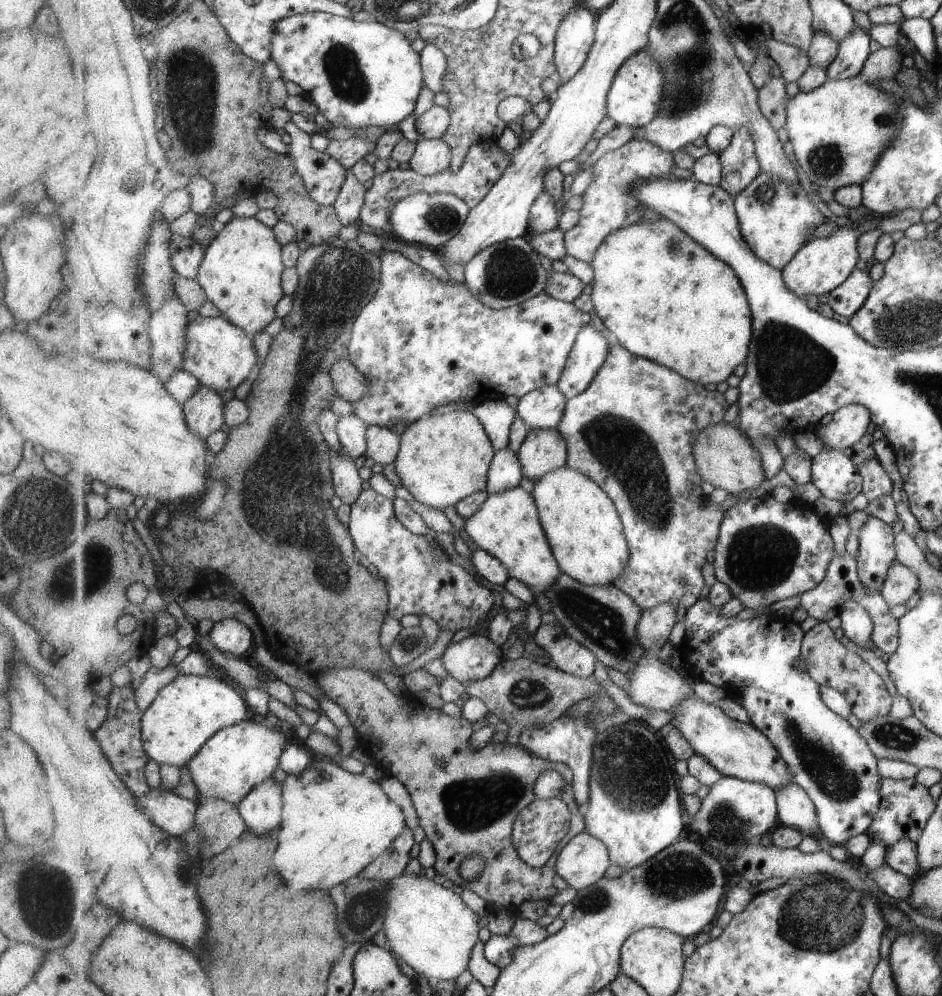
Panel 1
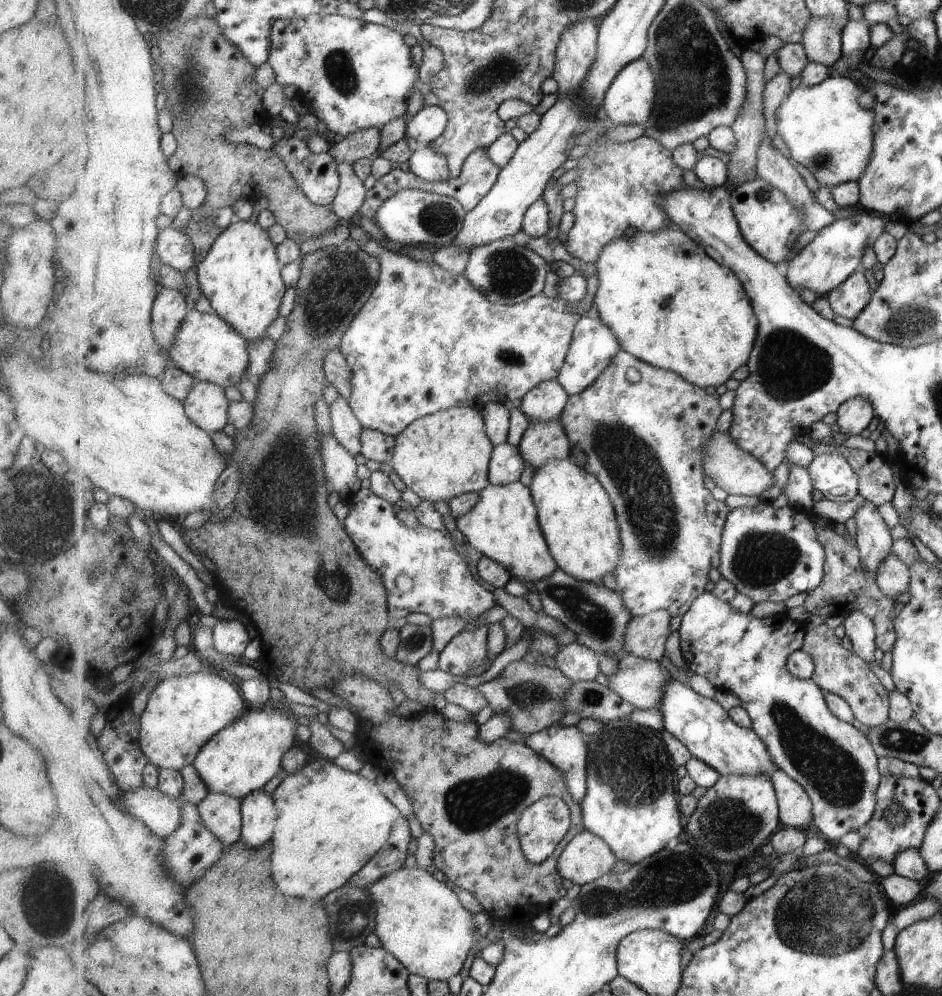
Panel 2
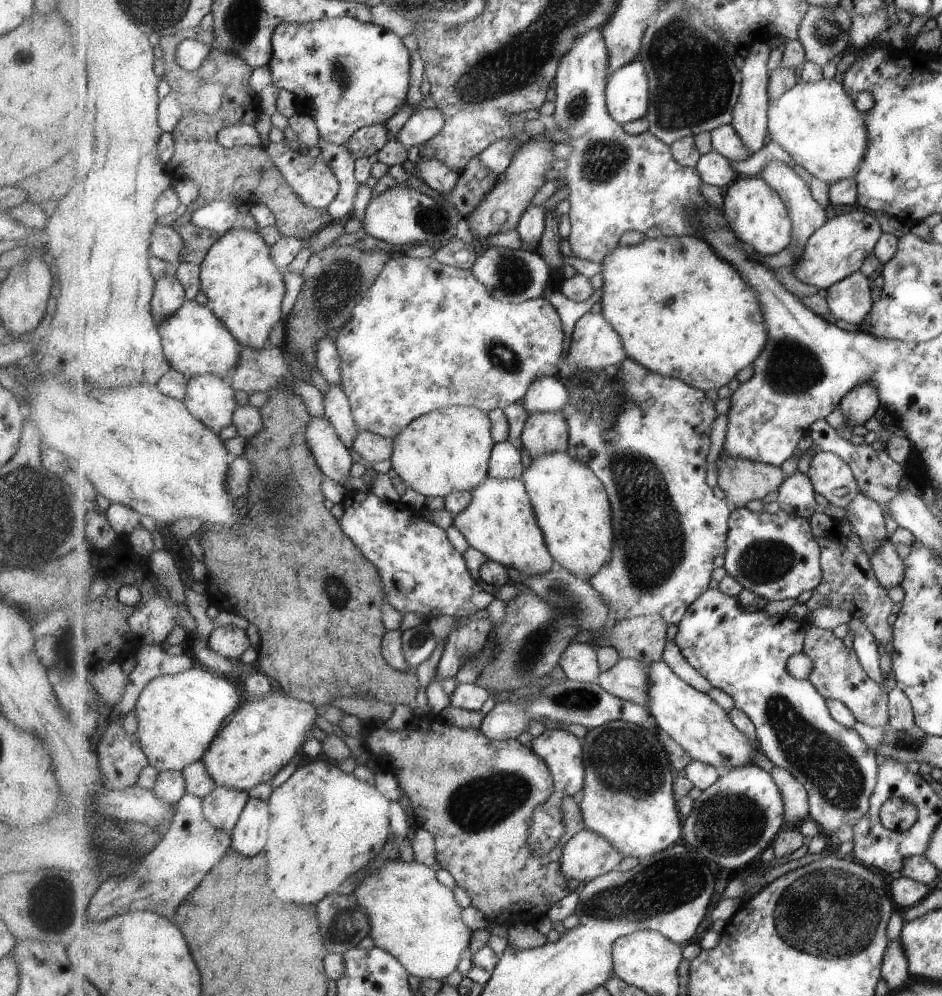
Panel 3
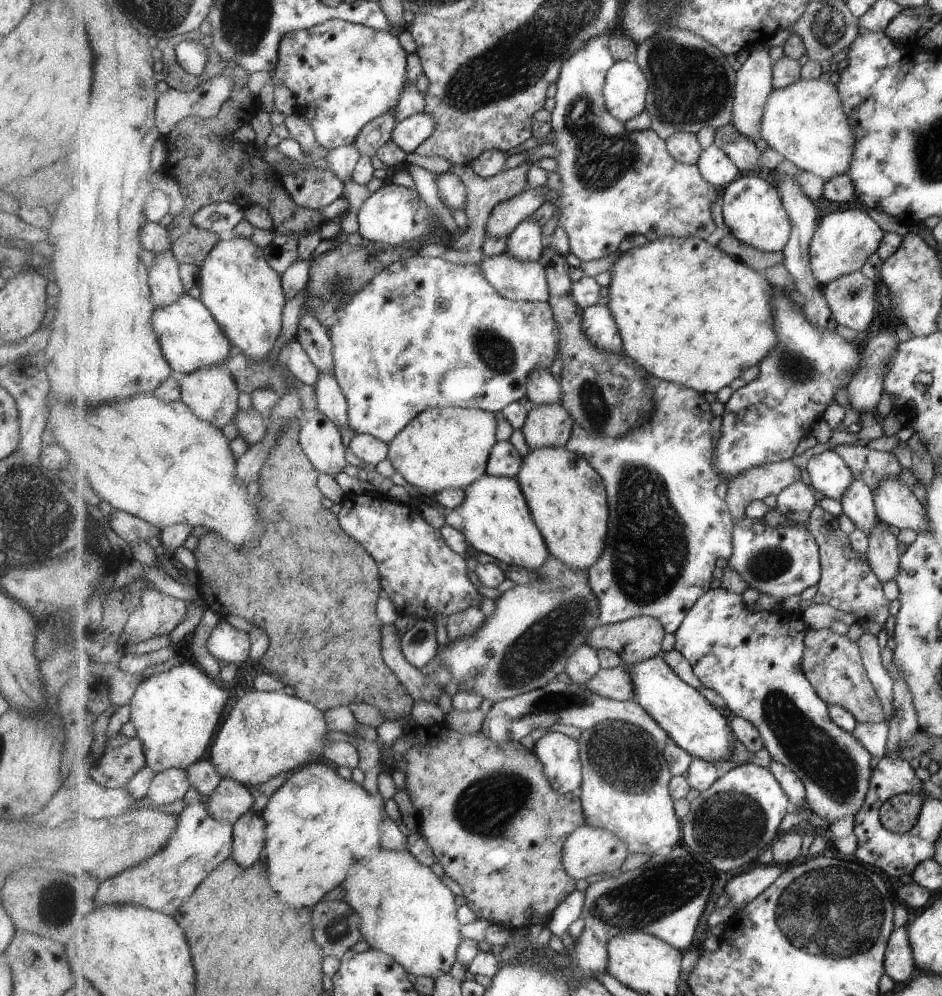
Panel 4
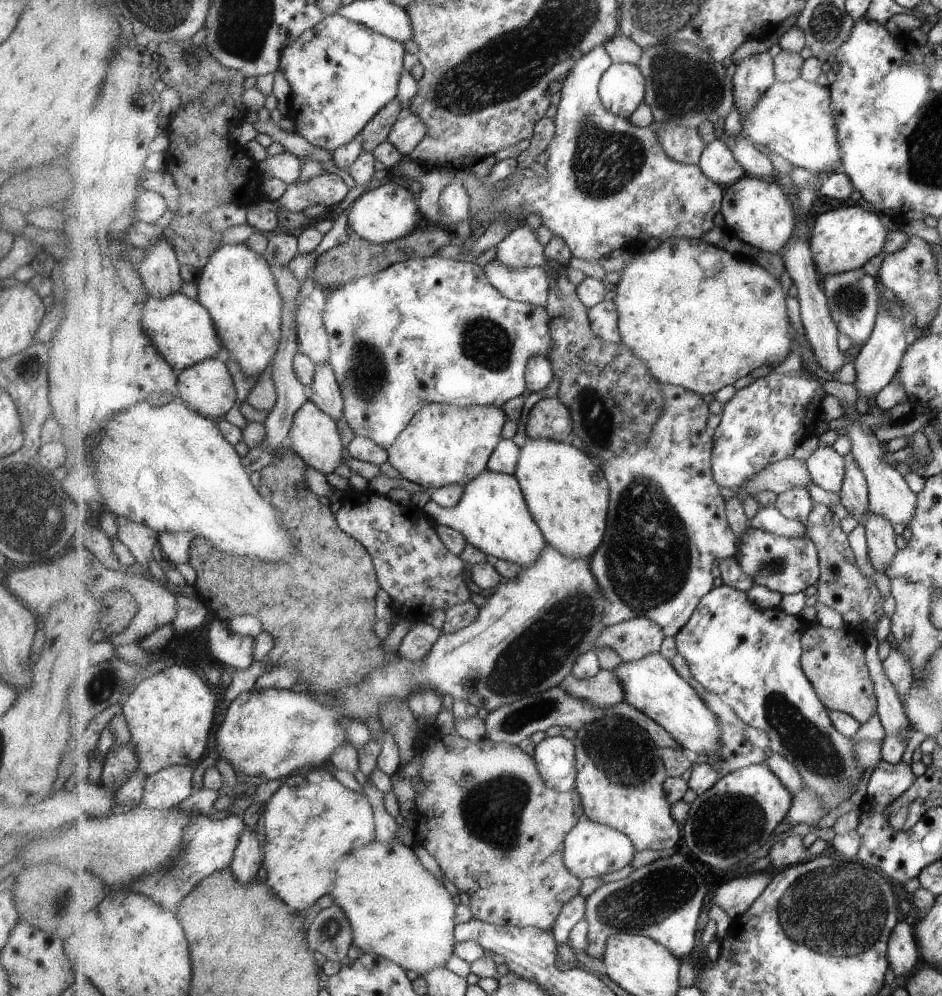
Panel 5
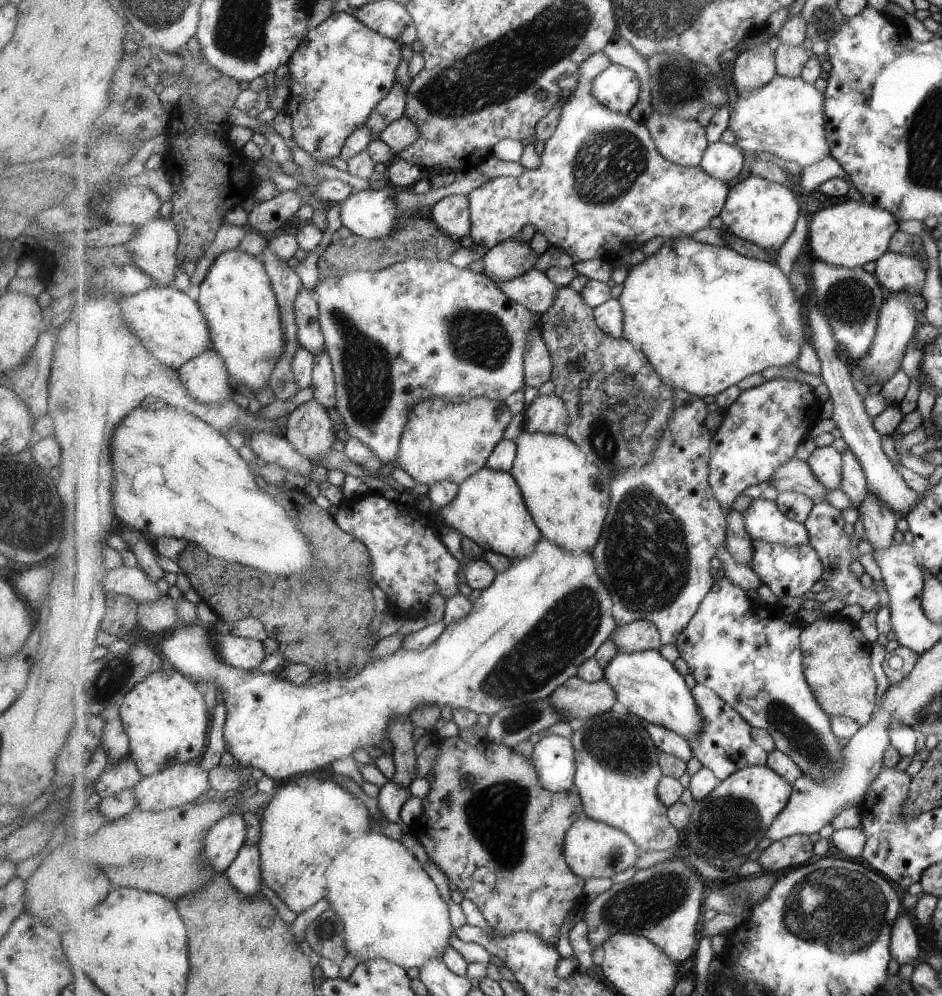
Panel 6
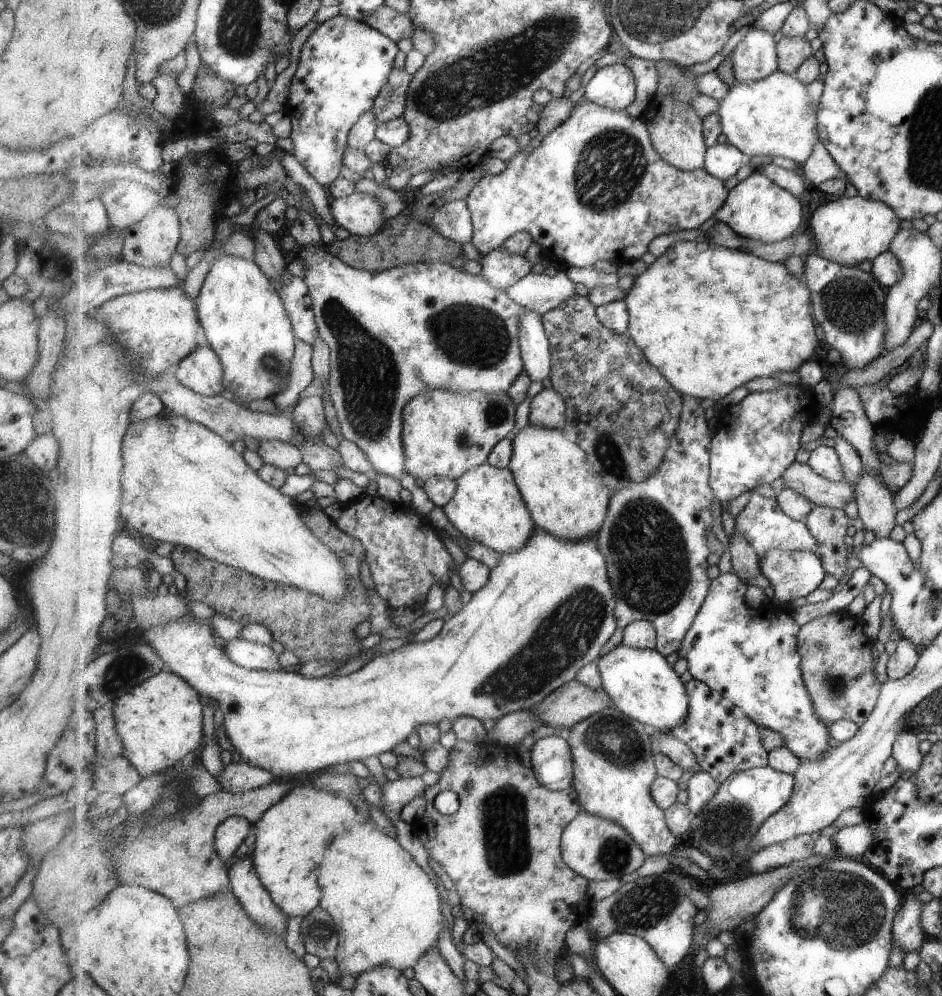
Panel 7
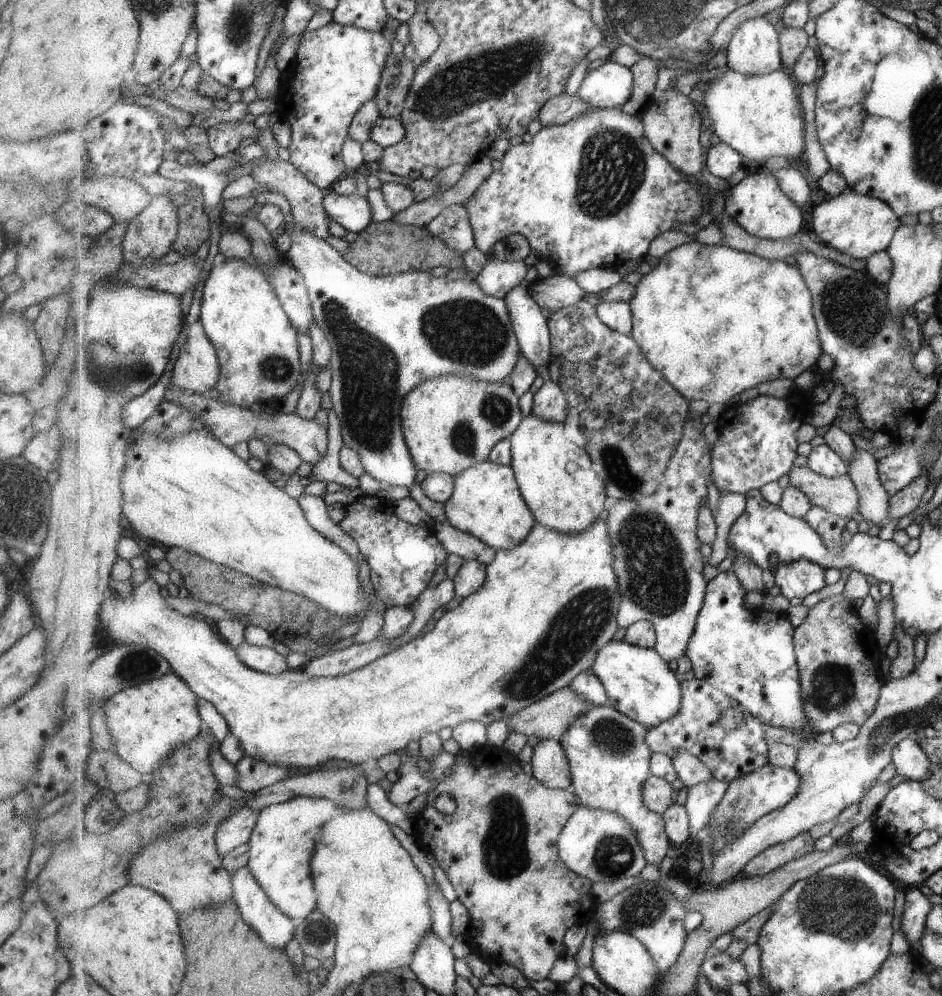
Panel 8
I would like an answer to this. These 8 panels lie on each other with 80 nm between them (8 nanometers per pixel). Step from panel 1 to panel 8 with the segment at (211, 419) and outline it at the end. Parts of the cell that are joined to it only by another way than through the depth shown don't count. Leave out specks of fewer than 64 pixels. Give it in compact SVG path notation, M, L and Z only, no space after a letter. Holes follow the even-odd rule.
M203 330L205 336L189 336L173 366L173 385L193 393L210 394L219 383L222 368L215 344Z

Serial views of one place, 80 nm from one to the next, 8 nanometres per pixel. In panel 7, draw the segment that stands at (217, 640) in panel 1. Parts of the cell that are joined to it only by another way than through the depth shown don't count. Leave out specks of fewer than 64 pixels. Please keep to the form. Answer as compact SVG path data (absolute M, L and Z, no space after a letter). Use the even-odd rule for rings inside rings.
M237 638L237 640L227 641L227 652L233 656L233 660L239 666L245 668L280 671L283 667L276 664L277 655L270 646L265 644L257 644L257 642L249 642L249 640Z

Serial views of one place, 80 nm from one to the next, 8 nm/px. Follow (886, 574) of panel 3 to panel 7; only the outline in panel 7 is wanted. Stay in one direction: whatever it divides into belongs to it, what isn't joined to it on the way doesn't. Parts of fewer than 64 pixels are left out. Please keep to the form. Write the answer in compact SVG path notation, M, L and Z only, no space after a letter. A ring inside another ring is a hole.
M865 468L863 476L855 486L858 517L864 529L872 531L876 539L888 538L895 525L896 510L892 494L881 484L879 474Z

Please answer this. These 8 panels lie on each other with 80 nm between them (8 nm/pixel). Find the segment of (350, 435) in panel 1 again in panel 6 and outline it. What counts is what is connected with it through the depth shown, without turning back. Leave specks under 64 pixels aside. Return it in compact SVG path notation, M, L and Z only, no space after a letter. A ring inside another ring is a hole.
M327 351L315 355L315 365L312 378L314 398L317 398L326 408L337 407L337 386L332 359Z

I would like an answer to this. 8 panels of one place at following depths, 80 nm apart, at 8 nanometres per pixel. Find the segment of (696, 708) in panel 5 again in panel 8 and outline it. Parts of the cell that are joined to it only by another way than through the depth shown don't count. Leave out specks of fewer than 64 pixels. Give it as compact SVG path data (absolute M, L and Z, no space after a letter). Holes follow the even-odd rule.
M614 639L599 650L592 668L607 688L609 700L606 705L618 709L634 722L653 728L679 714L683 704L681 677L669 668L669 664L655 649Z

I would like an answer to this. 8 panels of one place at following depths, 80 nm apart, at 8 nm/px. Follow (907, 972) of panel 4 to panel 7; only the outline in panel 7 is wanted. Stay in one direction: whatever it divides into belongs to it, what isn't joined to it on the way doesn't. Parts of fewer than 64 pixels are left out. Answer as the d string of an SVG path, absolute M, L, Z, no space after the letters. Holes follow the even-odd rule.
M905 892L902 908L894 919L894 940L904 953L919 951L919 946L925 940L922 925L919 920L922 916L923 904L915 899L915 895Z

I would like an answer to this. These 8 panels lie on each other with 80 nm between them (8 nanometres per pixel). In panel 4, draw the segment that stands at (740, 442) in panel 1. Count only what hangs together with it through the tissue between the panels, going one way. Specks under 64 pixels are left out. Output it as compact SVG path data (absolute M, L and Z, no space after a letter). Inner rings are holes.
M791 460L767 463L745 470L735 478L727 478L725 500L734 522L746 515L749 504L769 495L778 496L787 486L801 480L801 468Z

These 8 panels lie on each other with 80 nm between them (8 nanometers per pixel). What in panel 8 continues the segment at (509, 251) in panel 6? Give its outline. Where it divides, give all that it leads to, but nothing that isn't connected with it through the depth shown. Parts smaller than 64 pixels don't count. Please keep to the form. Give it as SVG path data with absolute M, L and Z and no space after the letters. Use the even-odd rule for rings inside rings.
M491 259L485 266L485 270L476 277L477 284L487 296L501 299L505 297L511 288L517 284L522 284L529 270L523 261L507 262Z

